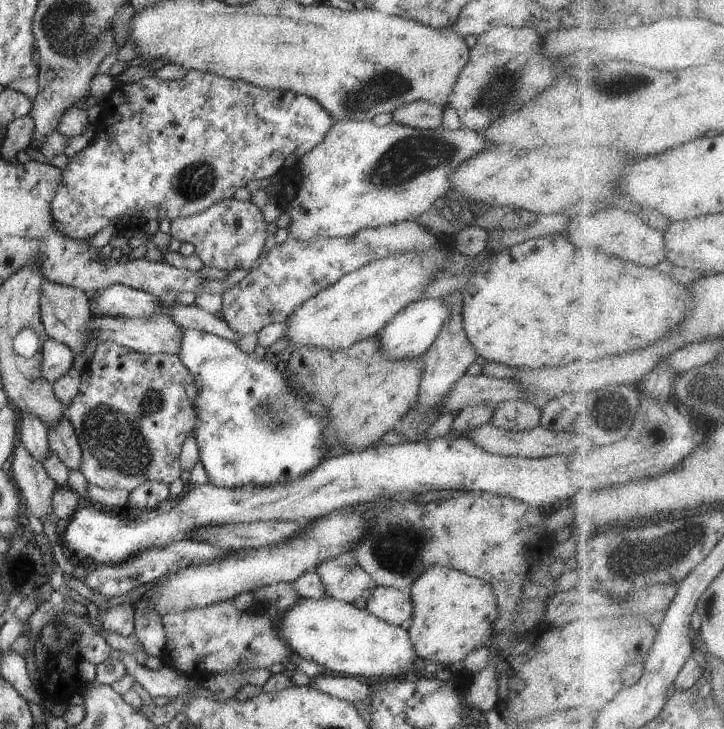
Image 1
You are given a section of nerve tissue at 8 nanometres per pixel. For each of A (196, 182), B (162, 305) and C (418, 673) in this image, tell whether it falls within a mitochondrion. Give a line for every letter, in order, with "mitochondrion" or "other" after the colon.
A: mitochondrion
B: other
C: other

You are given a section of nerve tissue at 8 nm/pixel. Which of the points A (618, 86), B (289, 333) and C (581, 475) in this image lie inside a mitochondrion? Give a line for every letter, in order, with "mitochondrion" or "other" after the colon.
A: mitochondrion
B: other
C: other

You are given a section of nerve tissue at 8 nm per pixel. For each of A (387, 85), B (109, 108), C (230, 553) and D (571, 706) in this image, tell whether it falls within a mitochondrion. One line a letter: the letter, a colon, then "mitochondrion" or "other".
A: mitochondrion
B: other
C: other
D: other

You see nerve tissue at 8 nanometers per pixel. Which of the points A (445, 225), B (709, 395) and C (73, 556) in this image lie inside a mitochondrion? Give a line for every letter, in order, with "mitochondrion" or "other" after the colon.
A: other
B: mitochondrion
C: other

